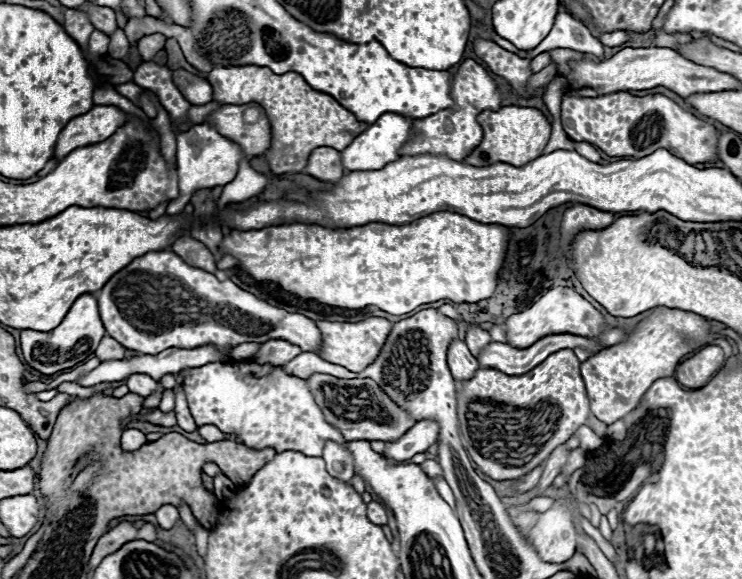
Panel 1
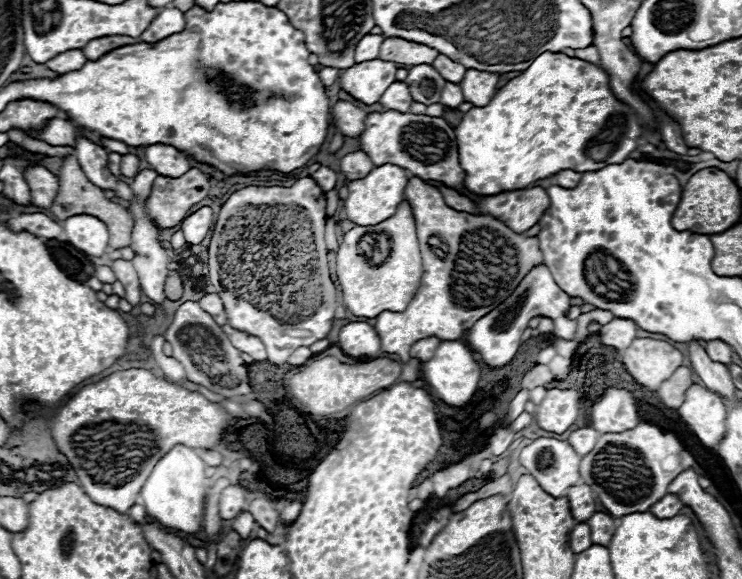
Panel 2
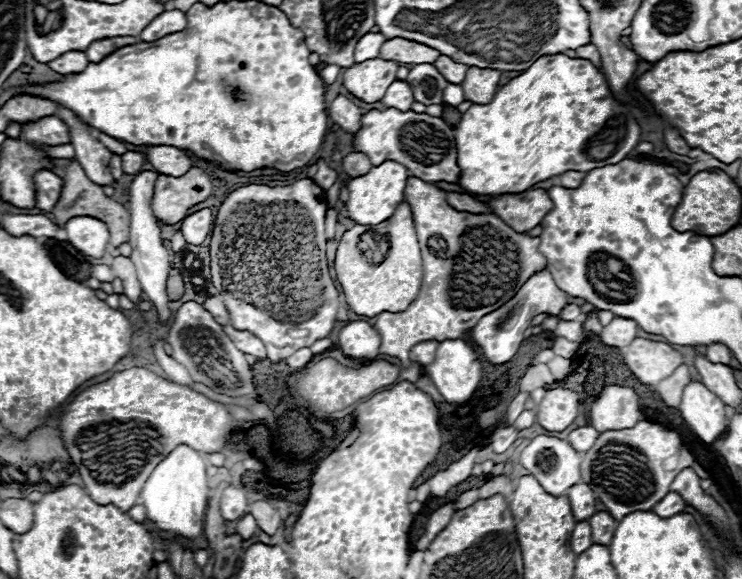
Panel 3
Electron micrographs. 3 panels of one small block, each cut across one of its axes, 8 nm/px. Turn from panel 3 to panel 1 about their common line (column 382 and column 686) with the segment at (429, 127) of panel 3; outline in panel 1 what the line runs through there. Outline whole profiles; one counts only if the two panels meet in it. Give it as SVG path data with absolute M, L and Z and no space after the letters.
M616 92L600 98L590 96L564 96L562 98L562 126L572 140L584 140L608 156L618 158L644 158L658 148L670 150L676 158L688 164L702 164L718 160L718 130L706 120L696 118L692 112L678 106L662 94L632 96Z

